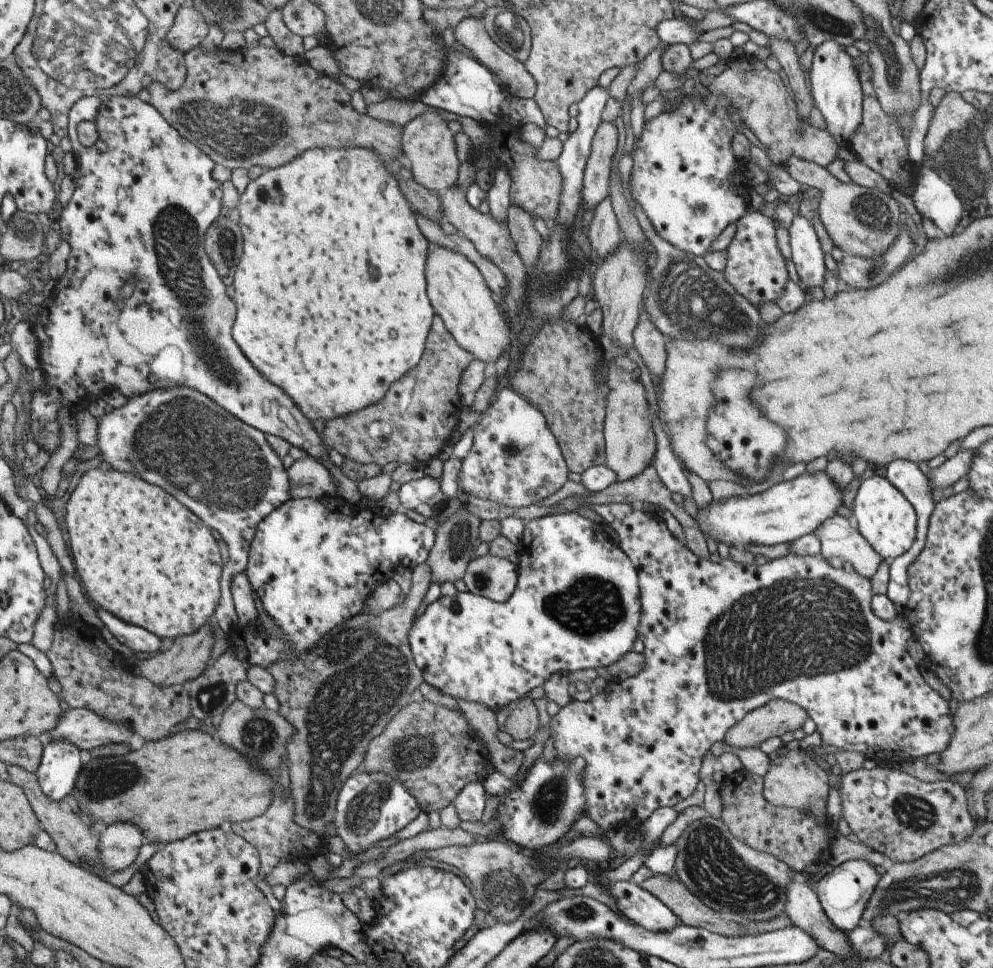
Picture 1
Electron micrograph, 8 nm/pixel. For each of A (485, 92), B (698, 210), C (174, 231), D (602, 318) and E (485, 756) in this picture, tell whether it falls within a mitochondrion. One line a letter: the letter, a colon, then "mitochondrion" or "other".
A: other
B: mitochondrion
C: mitochondrion
D: other
E: other

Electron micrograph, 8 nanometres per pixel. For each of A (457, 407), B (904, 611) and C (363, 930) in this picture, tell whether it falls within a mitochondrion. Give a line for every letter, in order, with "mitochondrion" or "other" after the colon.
A: other
B: other
C: other

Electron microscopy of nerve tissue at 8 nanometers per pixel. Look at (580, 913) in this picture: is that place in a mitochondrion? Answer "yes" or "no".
yes

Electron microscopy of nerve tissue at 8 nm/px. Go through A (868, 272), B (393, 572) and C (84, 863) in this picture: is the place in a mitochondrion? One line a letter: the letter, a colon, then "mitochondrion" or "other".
A: mitochondrion
B: other
C: other

